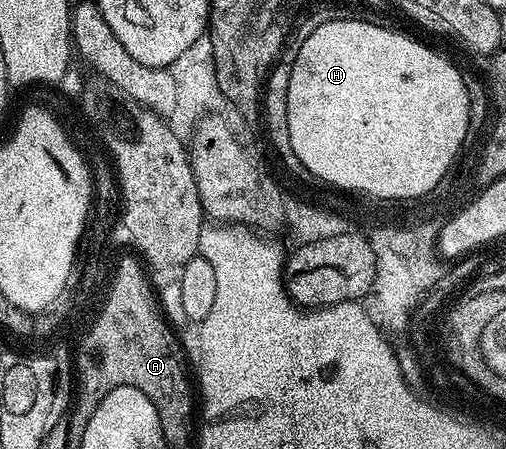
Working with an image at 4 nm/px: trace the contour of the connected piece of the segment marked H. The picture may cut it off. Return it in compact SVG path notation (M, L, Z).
M327 20L314 27L313 31L306 35L303 39L305 41L300 46L300 51L296 54L296 59L291 59L290 65L292 71L290 72L290 88L292 91L292 142L294 143L294 158L297 162L307 162L308 167L312 171L318 172L326 180L338 180L344 186L362 186L365 194L374 193L379 196L381 193L393 195L407 195L414 192L419 193L420 190L428 190L428 186L436 183L436 178L440 178L440 174L444 174L444 166L448 166L448 158L452 158L452 150L456 150L459 143L460 134L464 134L464 91L467 90L469 83L464 80L463 76L447 62L440 54L435 54L428 46L423 46L420 42L415 42L412 38L407 38L404 34L399 34L396 30L387 30L384 24L377 24L369 20L351 20L352 22L333 22Z

